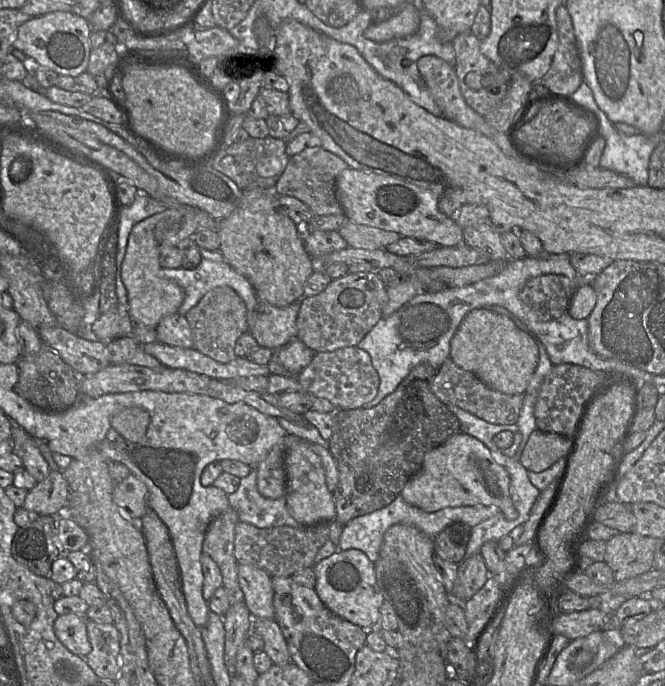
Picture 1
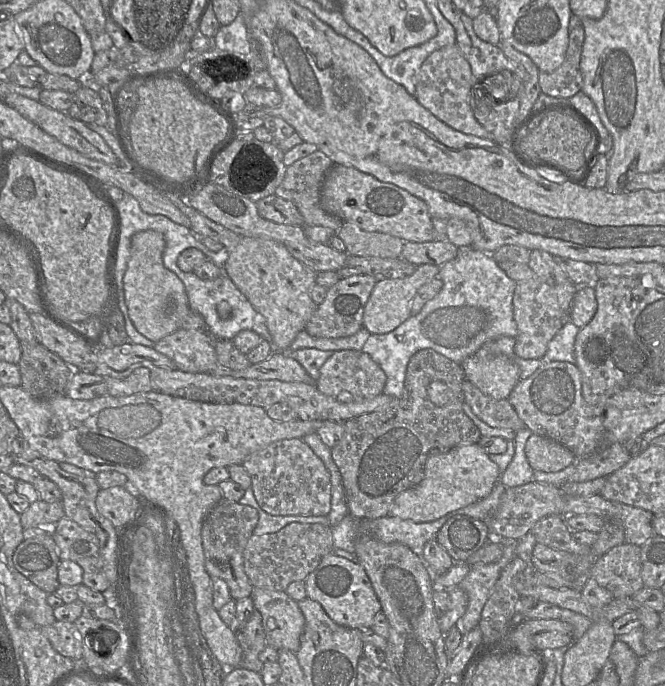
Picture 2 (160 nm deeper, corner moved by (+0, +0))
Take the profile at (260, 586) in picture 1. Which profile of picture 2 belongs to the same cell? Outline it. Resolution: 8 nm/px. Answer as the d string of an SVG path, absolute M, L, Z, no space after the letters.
M254 588L251 595L254 607L262 615L266 643L277 649L296 652L305 626L298 602L285 592Z

